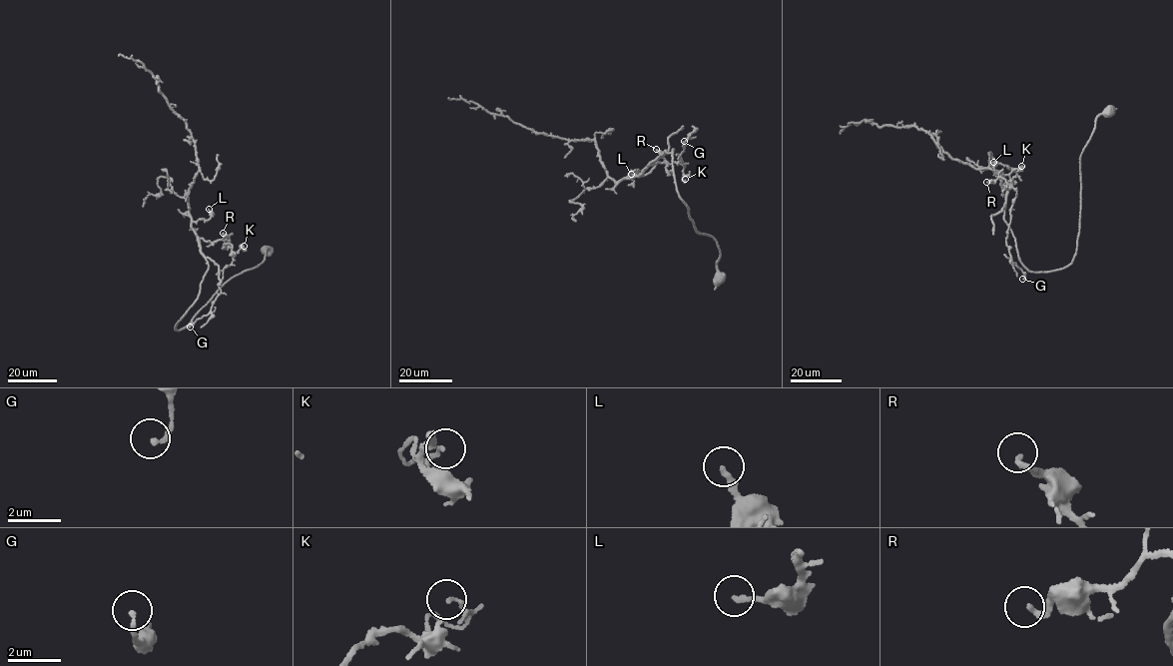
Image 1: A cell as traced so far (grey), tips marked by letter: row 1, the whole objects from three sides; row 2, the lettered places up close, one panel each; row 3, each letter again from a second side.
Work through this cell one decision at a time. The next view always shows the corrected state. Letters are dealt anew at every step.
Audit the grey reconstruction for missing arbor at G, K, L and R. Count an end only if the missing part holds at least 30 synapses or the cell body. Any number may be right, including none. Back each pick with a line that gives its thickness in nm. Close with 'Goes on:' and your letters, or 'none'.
Goes on: none

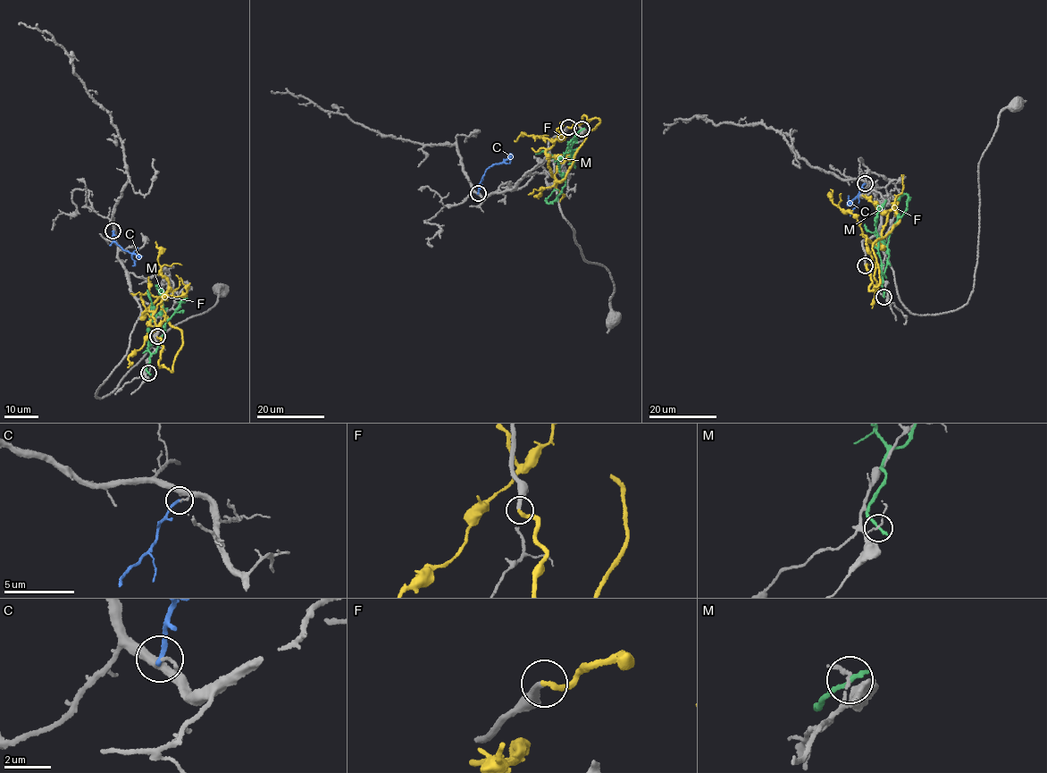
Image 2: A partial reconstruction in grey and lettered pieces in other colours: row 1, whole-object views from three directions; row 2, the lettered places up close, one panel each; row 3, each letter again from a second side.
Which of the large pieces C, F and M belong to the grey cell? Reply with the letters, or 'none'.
F

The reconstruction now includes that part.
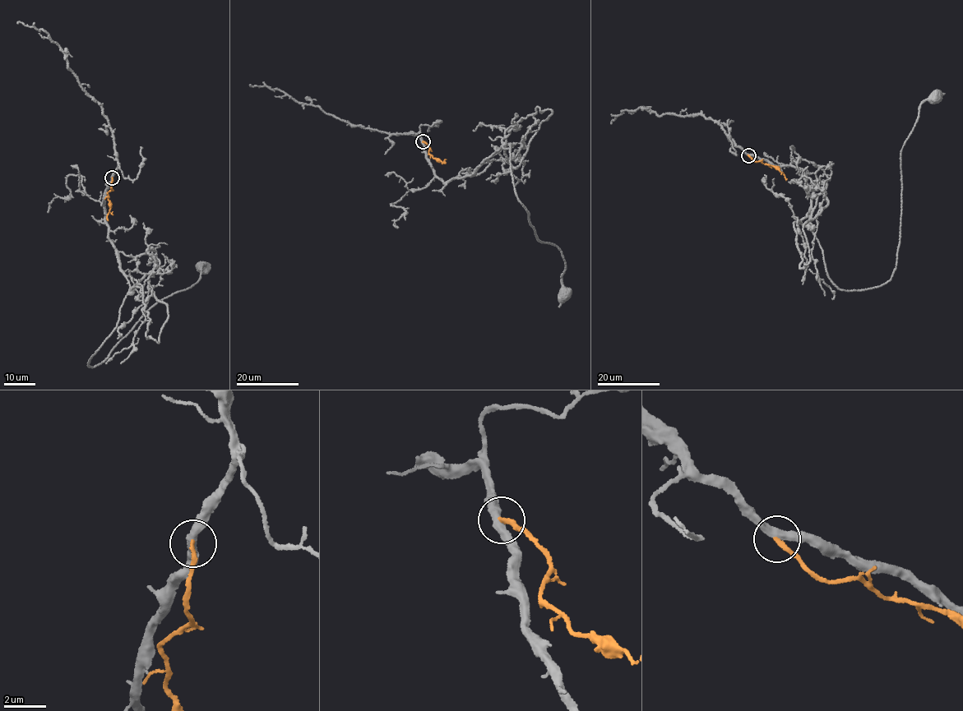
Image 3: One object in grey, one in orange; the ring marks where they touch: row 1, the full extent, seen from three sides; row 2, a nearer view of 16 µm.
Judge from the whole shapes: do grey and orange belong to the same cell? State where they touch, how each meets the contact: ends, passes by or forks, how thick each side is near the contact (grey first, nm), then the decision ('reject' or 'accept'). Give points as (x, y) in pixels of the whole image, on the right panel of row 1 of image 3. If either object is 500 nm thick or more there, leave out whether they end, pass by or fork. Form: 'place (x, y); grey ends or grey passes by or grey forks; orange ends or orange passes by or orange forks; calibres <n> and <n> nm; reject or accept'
place (748, 155); grey passes by; orange ends; calibres 400 and 200 nm; reject

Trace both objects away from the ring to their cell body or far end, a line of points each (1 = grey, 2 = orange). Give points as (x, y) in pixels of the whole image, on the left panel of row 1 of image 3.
1: (112, 177), (103, 206), (130, 290), (117, 327), (87, 366), (104, 360), (158, 302), (199, 279), (201, 265)
2: (112, 178), (111, 189), (107, 193), (110, 208), (108, 220)

